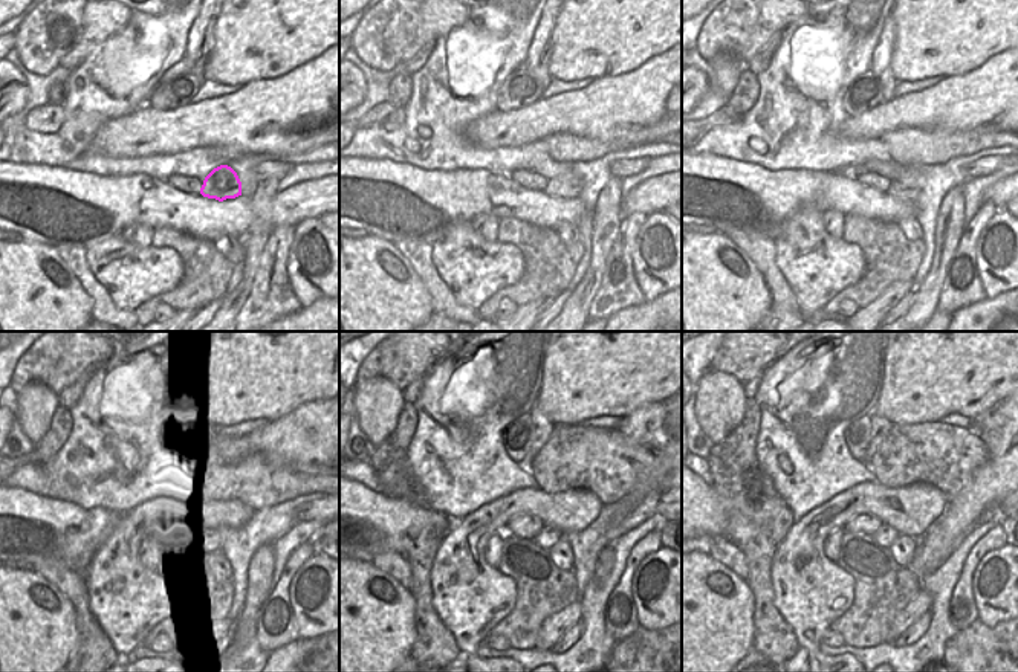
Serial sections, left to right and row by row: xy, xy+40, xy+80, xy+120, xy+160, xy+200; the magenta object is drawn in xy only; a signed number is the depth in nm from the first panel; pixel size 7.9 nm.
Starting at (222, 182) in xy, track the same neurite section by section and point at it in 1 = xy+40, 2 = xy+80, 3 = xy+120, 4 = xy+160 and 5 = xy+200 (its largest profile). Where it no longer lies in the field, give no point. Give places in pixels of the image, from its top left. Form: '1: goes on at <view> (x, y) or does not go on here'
1: goes on at xy+40 (566, 185)
2: goes on at xy+80 (896, 188)
3: goes on at xy+120 (208, 536)
4: goes on at xy+160 (547, 536)
5: goes on at xy+200 (885, 535)

